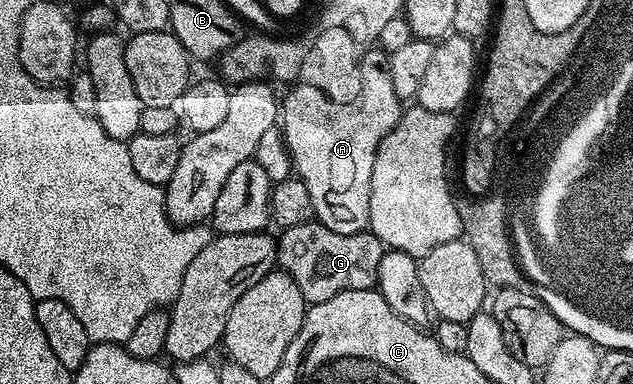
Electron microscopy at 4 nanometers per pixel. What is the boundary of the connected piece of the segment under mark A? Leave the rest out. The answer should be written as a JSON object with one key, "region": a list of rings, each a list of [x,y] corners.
{"region":[[[378,46],[367,51],[367,68],[363,68],[363,100],[359,100],[355,108],[323,108],[323,104],[319,104],[319,92],[315,92],[315,88],[306,88],[302,82],[296,83],[290,89],[292,92],[281,100],[283,140],[287,143],[287,152],[295,167],[294,175],[305,182],[305,190],[309,190],[314,219],[337,234],[366,232],[371,223],[369,194],[373,182],[375,151],[395,128],[401,115],[401,101],[397,90],[393,90],[393,78],[389,78],[387,57],[388,53]]]}

